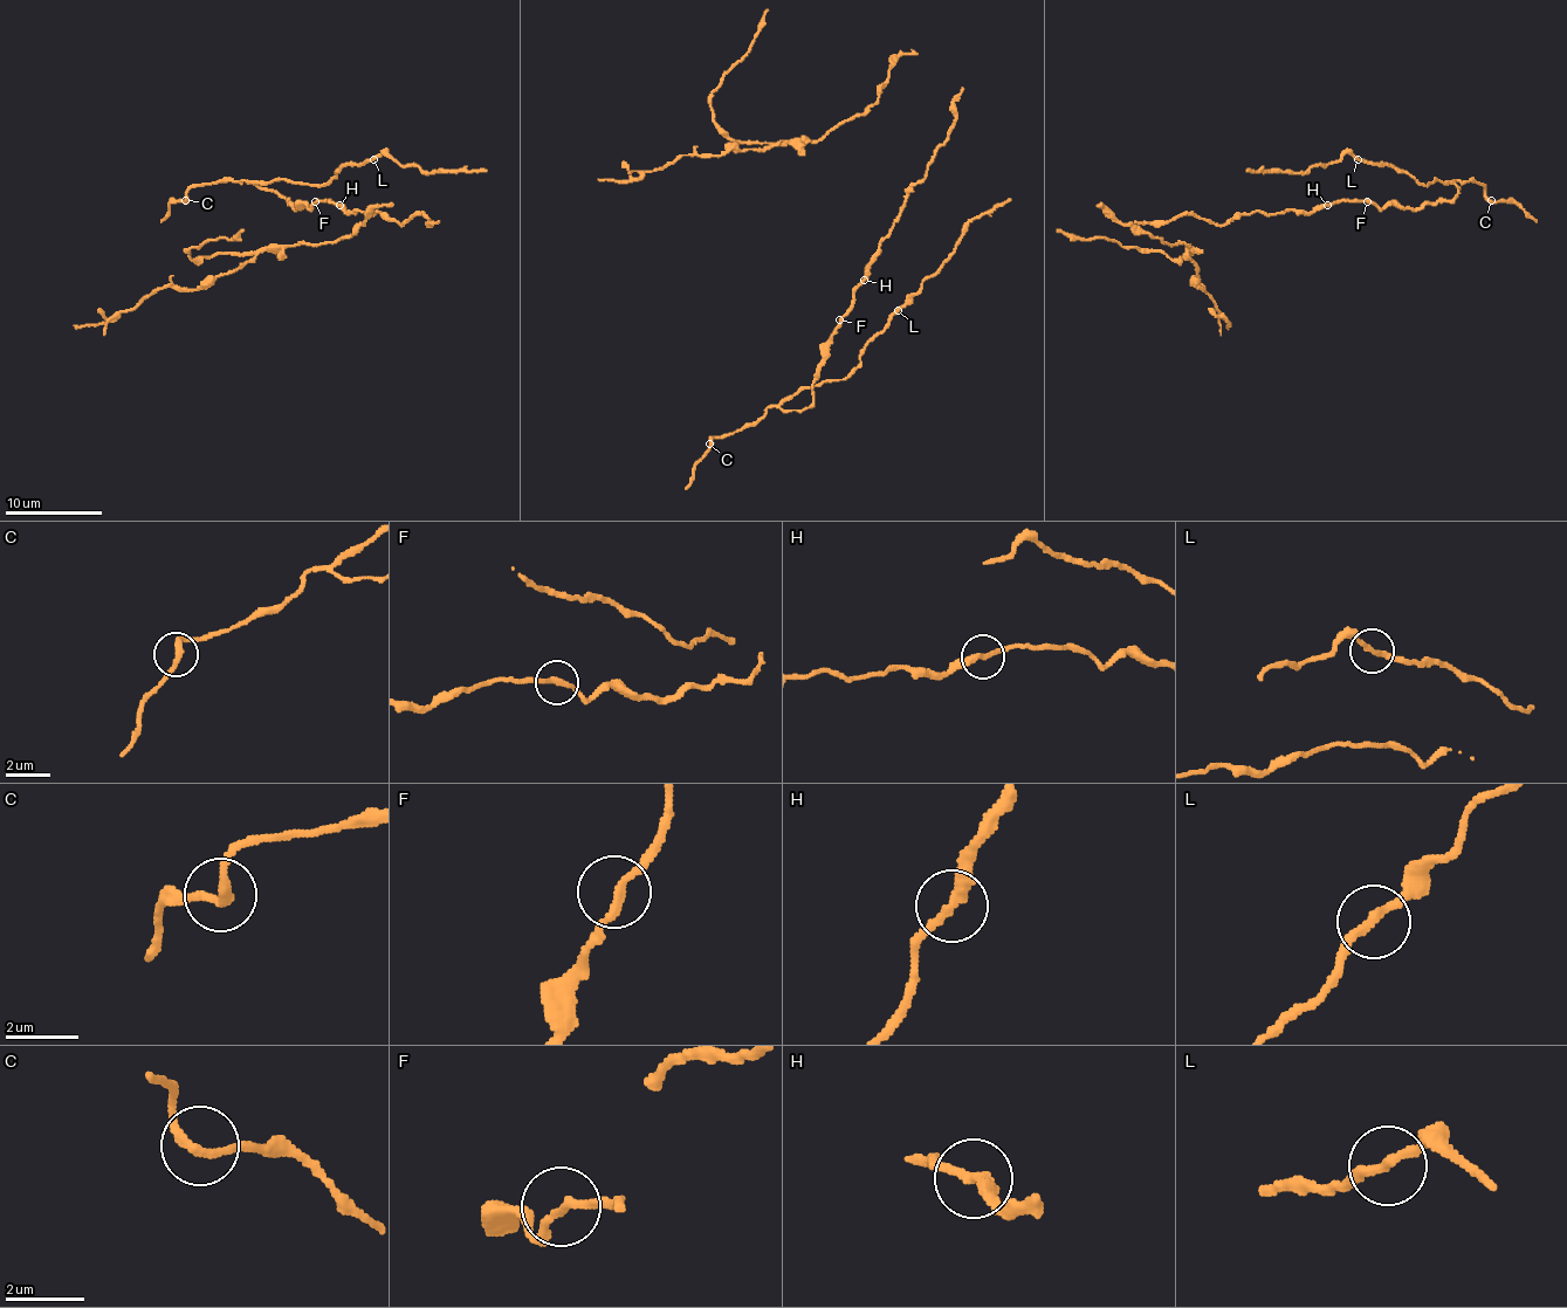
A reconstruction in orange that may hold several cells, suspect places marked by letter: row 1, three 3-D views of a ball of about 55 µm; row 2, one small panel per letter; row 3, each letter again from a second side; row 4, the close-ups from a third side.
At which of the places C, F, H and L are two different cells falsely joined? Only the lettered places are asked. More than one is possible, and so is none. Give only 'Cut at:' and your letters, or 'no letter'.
Cut at: H, L

